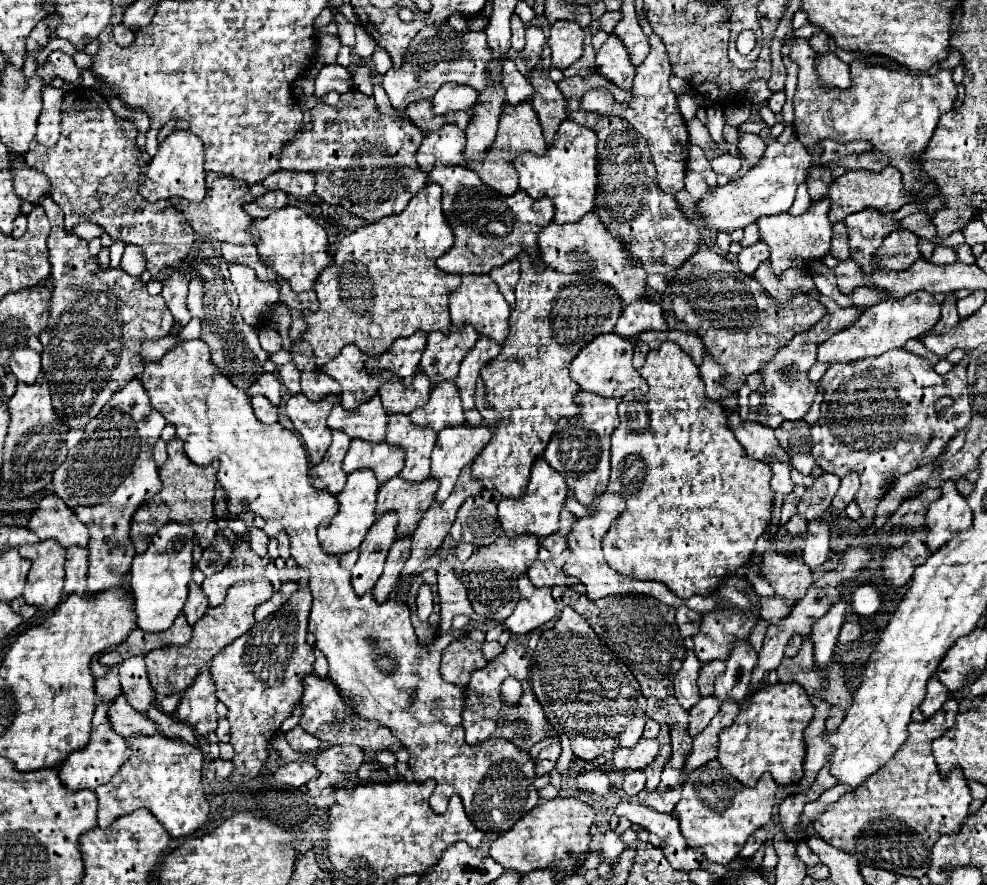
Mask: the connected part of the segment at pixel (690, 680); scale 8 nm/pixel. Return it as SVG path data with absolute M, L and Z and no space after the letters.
M687 650L687 656L683 660L683 666L677 672L677 676L675 676L675 698L677 698L677 702L685 710L689 710L701 698L699 696L699 690L697 690L697 674L699 674L699 668L701 668L701 662L697 660L695 652L693 650Z

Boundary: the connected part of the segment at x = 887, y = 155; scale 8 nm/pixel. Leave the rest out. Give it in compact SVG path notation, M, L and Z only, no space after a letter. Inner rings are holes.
M793 36L789 40L791 52L789 58L799 66L799 84L793 96L793 108L795 108L795 134L801 144L805 144L813 152L813 142L831 138L835 142L849 142L849 140L869 140L877 148L873 156L849 156L839 162L839 166L845 166L847 170L871 170L871 172L881 172L885 166L895 166L903 174L905 190L917 190L921 188L921 182L927 182L929 176L915 164L915 158L925 150L929 136L933 136L933 130L939 122L939 116L943 112L949 112L953 108L953 102L957 98L957 86L951 80L951 70L939 70L935 76L931 74L911 74L911 72L901 72L901 70L891 70L881 64L867 64L855 58L851 62L851 88L845 92L839 90L823 90L817 82L815 74L815 60L817 52L809 46L809 40Z

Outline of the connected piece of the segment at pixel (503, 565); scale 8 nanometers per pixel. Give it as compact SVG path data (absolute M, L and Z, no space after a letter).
M499 536L493 544L477 548L471 558L465 562L465 570L461 574L461 582L467 590L467 596L477 614L503 624L503 620L513 612L519 596L517 596L517 576L527 572L527 564L537 558L539 538L537 536L517 536L509 540L507 536Z

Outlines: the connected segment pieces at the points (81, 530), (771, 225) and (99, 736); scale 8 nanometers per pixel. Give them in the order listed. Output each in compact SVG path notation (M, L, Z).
M47 494L47 506L39 506L31 520L29 520L29 528L33 532L37 532L37 536L41 540L53 538L57 542L61 542L65 548L79 544L85 546L89 540L89 532L85 528L85 524L81 524L81 520L77 520L75 512L65 506L65 502L57 496L57 494Z
M821 198L811 202L811 206L799 214L787 214L787 216L761 216L757 220L761 240L769 244L771 248L771 266L775 274L781 274L783 270L791 266L805 266L809 260L823 258L829 252L831 244L831 222L827 218L829 212L829 200Z
M101 700L99 702L99 706L95 710L95 716L93 716L93 728L91 728L89 744L83 750L71 752L69 758L63 762L63 766L59 770L59 776L61 776L61 782L69 790L81 790L81 788L95 790L97 786L107 784L119 772L119 768L129 760L129 756L133 754L133 750L129 748L125 738L119 736L113 730L111 722L109 722L109 708L113 706L113 702L115 700Z

